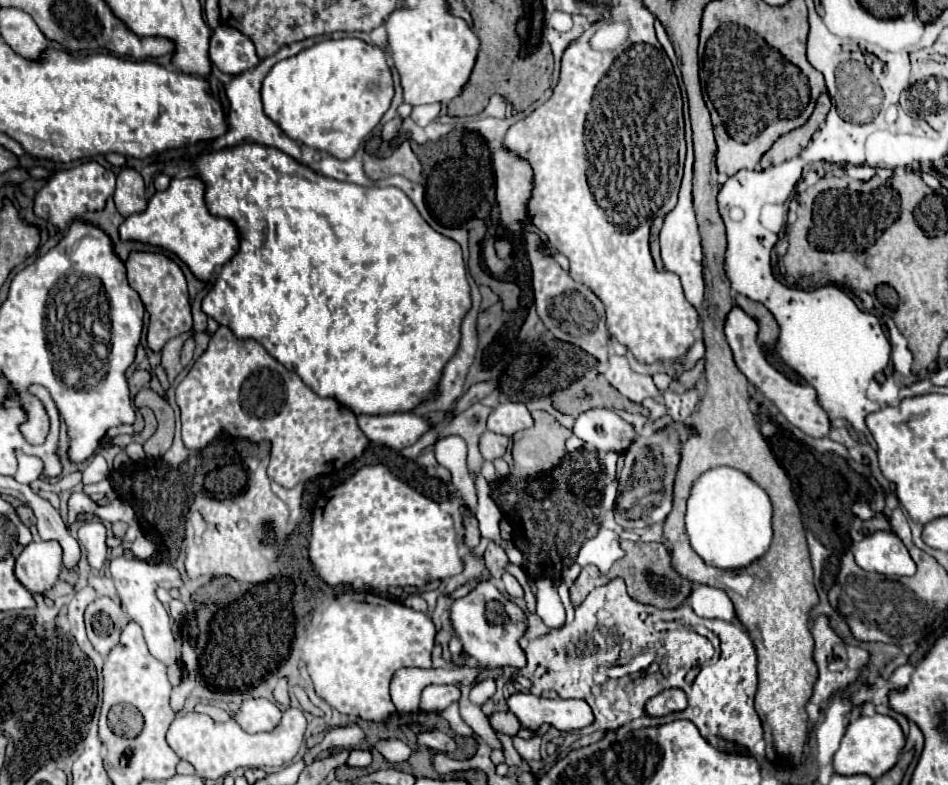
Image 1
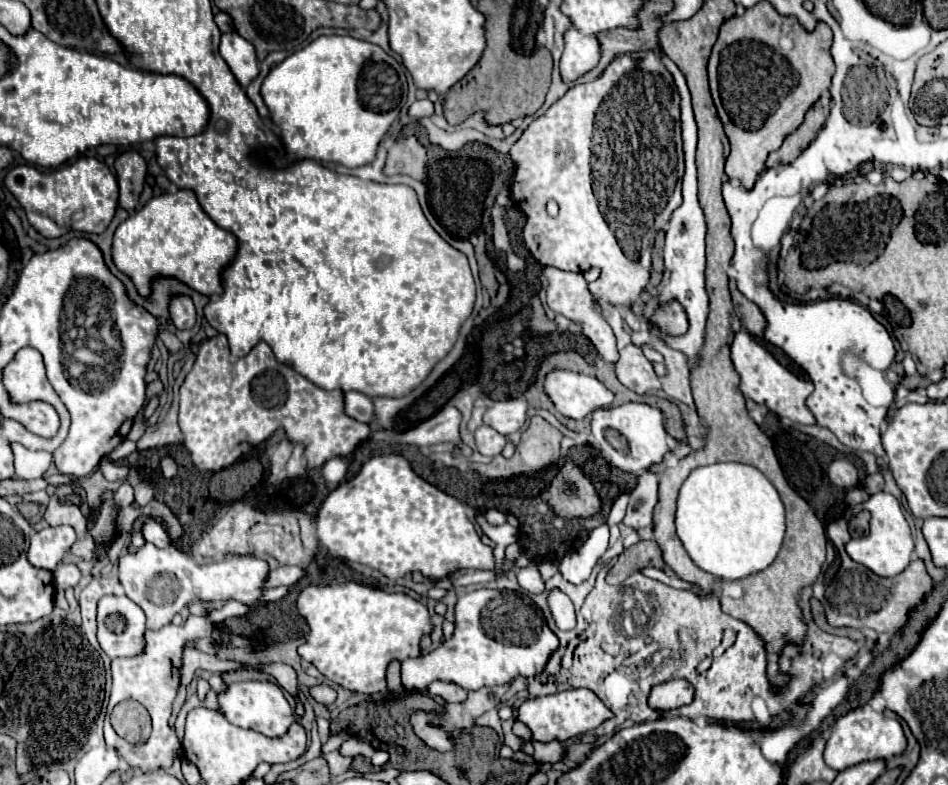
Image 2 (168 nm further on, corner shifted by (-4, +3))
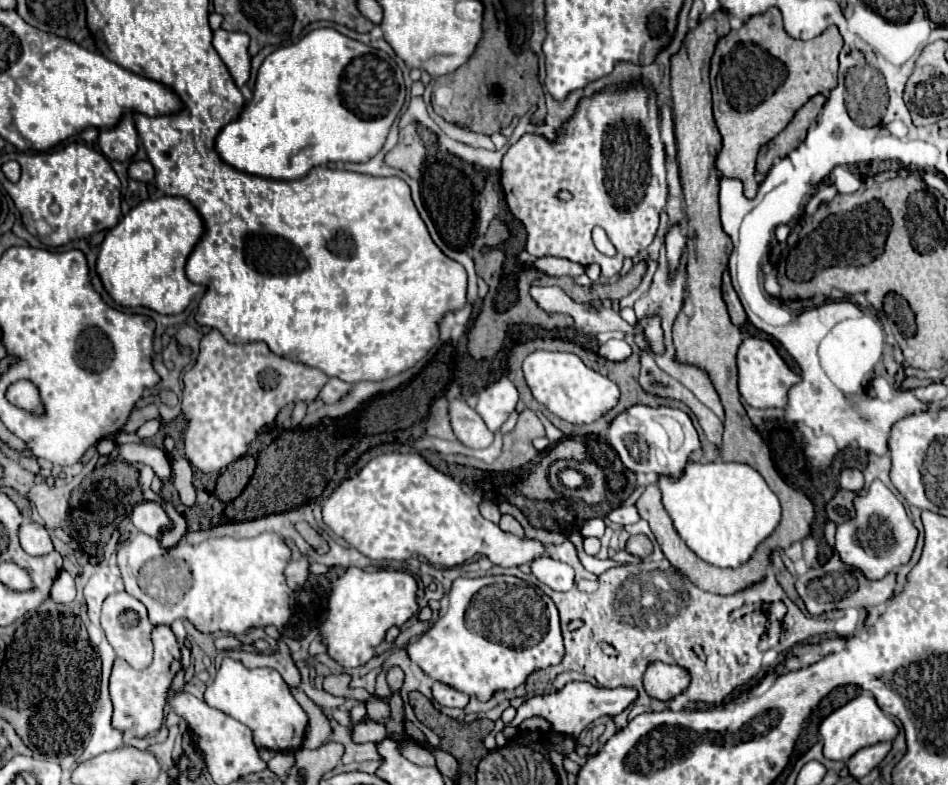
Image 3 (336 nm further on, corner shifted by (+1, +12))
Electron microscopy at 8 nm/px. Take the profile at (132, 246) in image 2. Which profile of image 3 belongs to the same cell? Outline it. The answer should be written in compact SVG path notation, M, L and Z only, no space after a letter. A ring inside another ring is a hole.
M174 196L146 200L106 232L96 260L98 278L112 300L124 308L144 306L158 314L180 314L194 296L206 292L184 274L186 260L202 234L204 222L188 200Z

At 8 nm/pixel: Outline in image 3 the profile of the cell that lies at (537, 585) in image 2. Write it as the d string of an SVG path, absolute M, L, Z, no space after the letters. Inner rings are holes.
M550 556L546 558L538 558L538 562L532 562L532 572L534 576L548 584L552 590L558 592L568 592L572 588L572 580L574 580L574 568L560 562L560 560L552 560Z

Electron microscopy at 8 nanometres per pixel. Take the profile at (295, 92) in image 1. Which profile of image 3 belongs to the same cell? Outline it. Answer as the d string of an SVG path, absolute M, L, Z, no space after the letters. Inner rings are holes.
M334 28L308 32L296 44L282 46L262 62L252 100L236 120L216 136L214 150L228 166L270 180L298 180L314 166L330 162L368 162L380 152L392 122L404 106L404 78L398 64L382 50L352 40Z

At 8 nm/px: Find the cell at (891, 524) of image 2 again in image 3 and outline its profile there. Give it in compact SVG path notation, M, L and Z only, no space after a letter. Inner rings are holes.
M874 480L868 492L858 494L854 498L854 510L856 516L836 528L834 540L836 552L846 566L858 568L868 580L880 580L888 572L896 570L898 566L910 560L916 546L918 530L908 518L902 502L892 494L892 490L884 482Z

